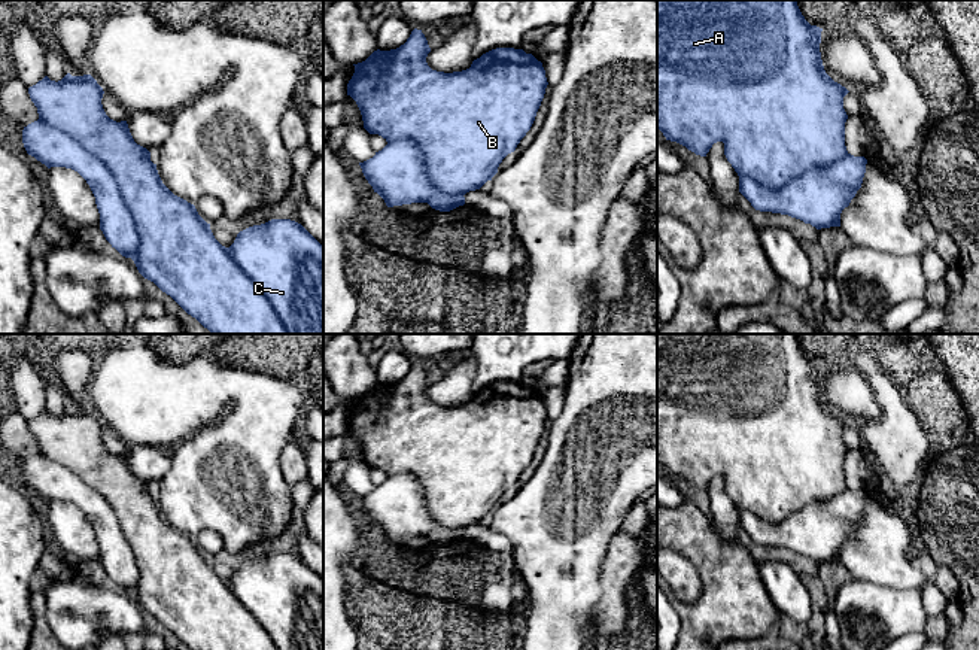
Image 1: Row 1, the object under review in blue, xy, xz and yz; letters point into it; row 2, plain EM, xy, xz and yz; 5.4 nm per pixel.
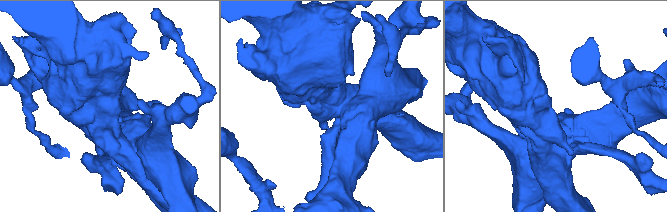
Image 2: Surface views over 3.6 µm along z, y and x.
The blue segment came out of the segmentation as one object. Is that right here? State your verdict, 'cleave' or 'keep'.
cleave

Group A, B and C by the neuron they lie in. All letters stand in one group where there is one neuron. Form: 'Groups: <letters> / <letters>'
Groups: A B / C

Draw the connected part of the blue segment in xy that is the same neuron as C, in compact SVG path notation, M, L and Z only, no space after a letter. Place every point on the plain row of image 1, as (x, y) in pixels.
M271 553L240 565L226 581L277 650L323 650L323 580L298 556Z

